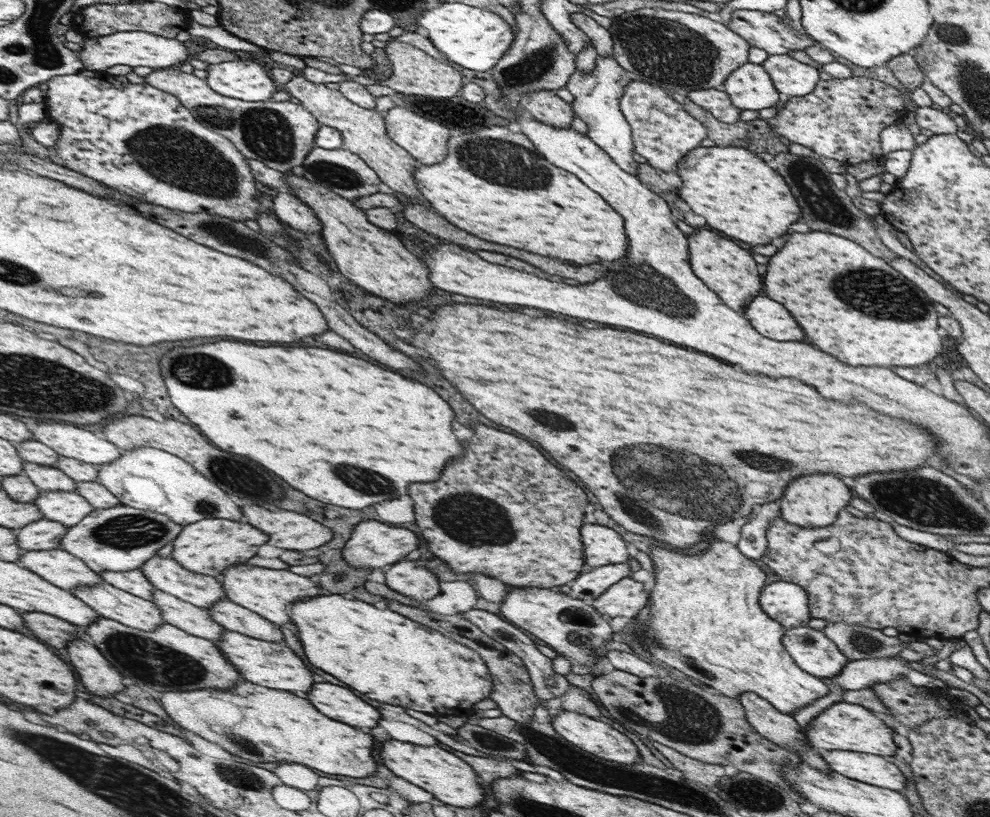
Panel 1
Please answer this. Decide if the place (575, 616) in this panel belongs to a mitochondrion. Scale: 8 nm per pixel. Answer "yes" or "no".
yes

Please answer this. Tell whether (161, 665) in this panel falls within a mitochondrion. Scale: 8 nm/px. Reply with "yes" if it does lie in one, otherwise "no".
yes

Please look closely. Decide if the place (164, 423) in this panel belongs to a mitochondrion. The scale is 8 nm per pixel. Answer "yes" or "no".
no

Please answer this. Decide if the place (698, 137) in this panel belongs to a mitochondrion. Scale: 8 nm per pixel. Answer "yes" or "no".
no

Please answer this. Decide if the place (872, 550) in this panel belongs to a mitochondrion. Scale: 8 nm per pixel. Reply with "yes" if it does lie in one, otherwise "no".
no

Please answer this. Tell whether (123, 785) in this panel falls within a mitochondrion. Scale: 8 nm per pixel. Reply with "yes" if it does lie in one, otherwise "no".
yes

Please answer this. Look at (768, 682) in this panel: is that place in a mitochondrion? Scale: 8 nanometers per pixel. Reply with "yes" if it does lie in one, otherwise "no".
no

